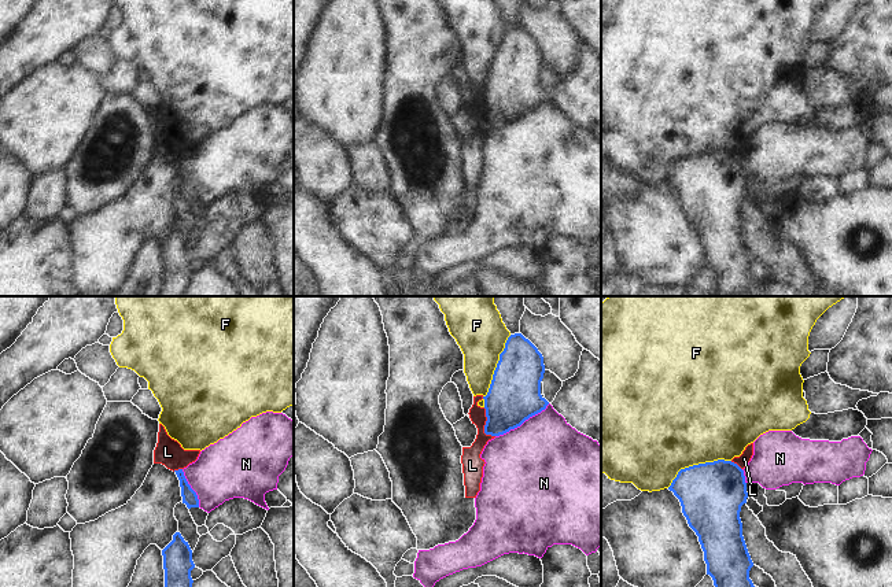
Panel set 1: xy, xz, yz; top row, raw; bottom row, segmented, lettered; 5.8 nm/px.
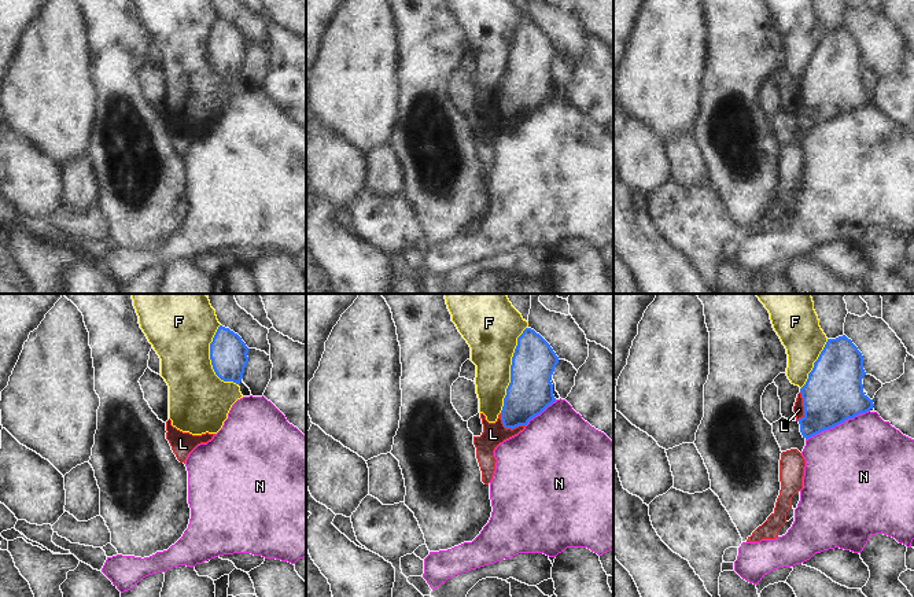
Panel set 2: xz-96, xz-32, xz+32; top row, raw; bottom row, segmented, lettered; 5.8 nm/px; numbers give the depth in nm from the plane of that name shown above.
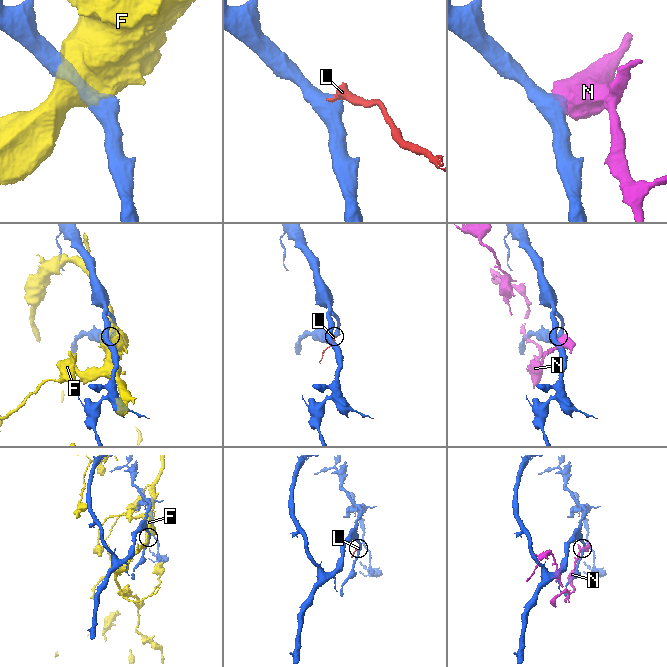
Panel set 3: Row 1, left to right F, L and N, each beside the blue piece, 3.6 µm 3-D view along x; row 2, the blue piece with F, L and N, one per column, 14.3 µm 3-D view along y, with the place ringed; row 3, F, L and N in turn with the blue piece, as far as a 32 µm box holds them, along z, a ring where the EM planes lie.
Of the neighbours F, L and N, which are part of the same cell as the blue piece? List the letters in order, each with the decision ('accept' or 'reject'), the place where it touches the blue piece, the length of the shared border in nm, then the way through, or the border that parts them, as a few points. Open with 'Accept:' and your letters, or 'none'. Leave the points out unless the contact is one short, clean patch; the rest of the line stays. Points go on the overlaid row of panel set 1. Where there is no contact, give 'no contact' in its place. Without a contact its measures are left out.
Accept: none
F: reject; contact xz (494, 370); length 460 nm
L: reject; contact xz (485, 425); length 190 nm; border xz (483, 408), (486, 417), (485, 432), (494, 436)
N: reject; contact xz (522, 423); length 380 nm

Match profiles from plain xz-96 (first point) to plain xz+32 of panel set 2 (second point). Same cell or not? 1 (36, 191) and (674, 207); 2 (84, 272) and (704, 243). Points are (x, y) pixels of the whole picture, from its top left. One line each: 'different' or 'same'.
1: different
2: same

